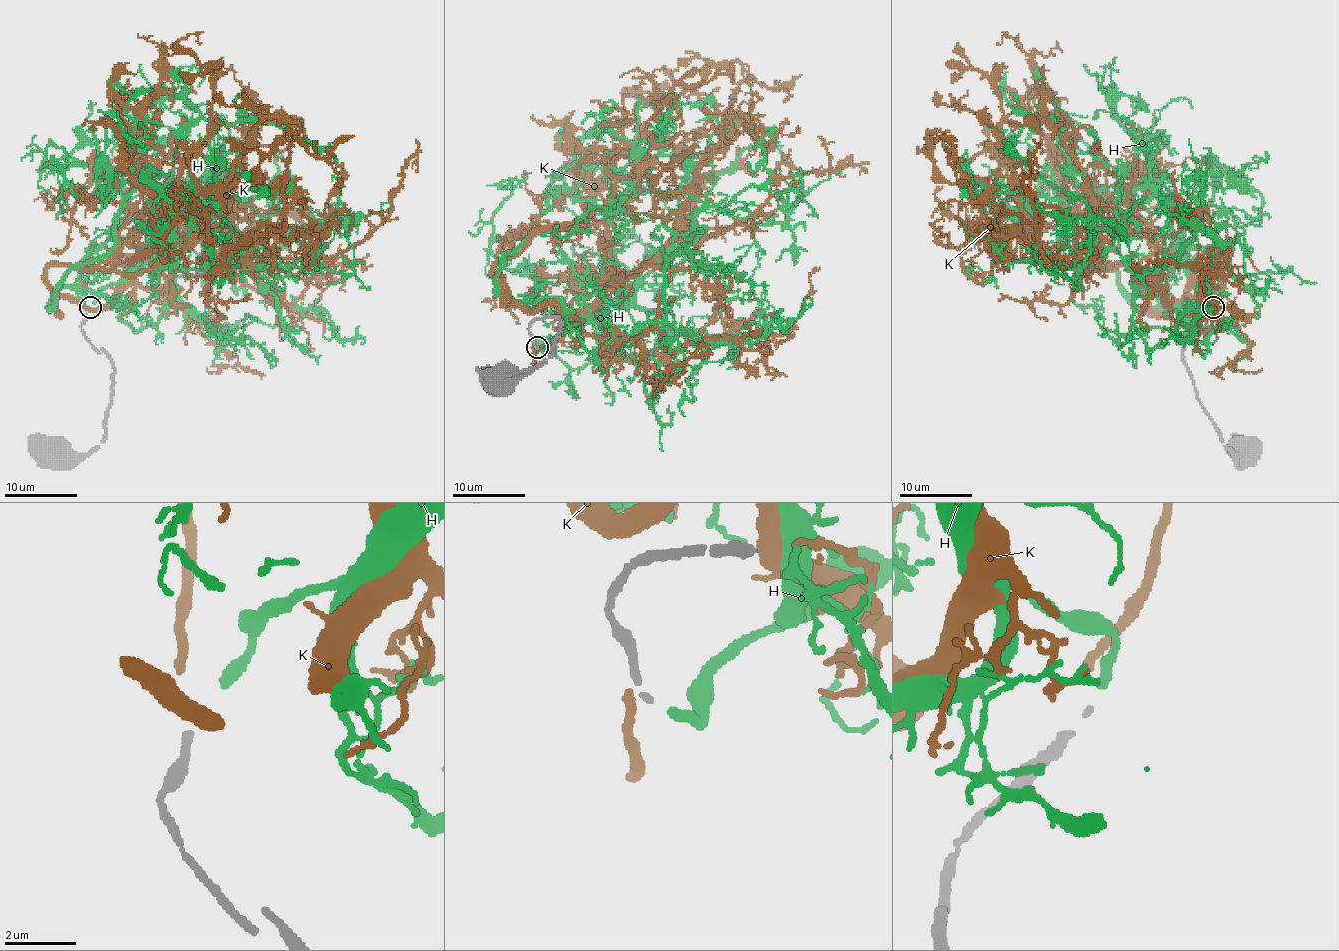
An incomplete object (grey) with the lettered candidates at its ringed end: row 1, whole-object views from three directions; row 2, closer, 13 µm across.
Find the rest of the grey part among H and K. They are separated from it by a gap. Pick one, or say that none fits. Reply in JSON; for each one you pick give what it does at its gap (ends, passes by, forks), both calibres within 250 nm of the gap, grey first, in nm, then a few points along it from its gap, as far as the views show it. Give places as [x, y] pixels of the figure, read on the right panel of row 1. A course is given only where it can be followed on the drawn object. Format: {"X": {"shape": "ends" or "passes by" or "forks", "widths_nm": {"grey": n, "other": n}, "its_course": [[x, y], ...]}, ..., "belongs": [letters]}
{"H": {"shape": "ends", "widths_nm": {"grey": 130, "other": 320}, "its_course": [[1214, 304], [1218, 295], [1189, 271], [1161, 201], [1085, 191], [1056, 119], [1029, 122], [1011, 146], [1025, 168]]}, "belongs": ["H"]}

